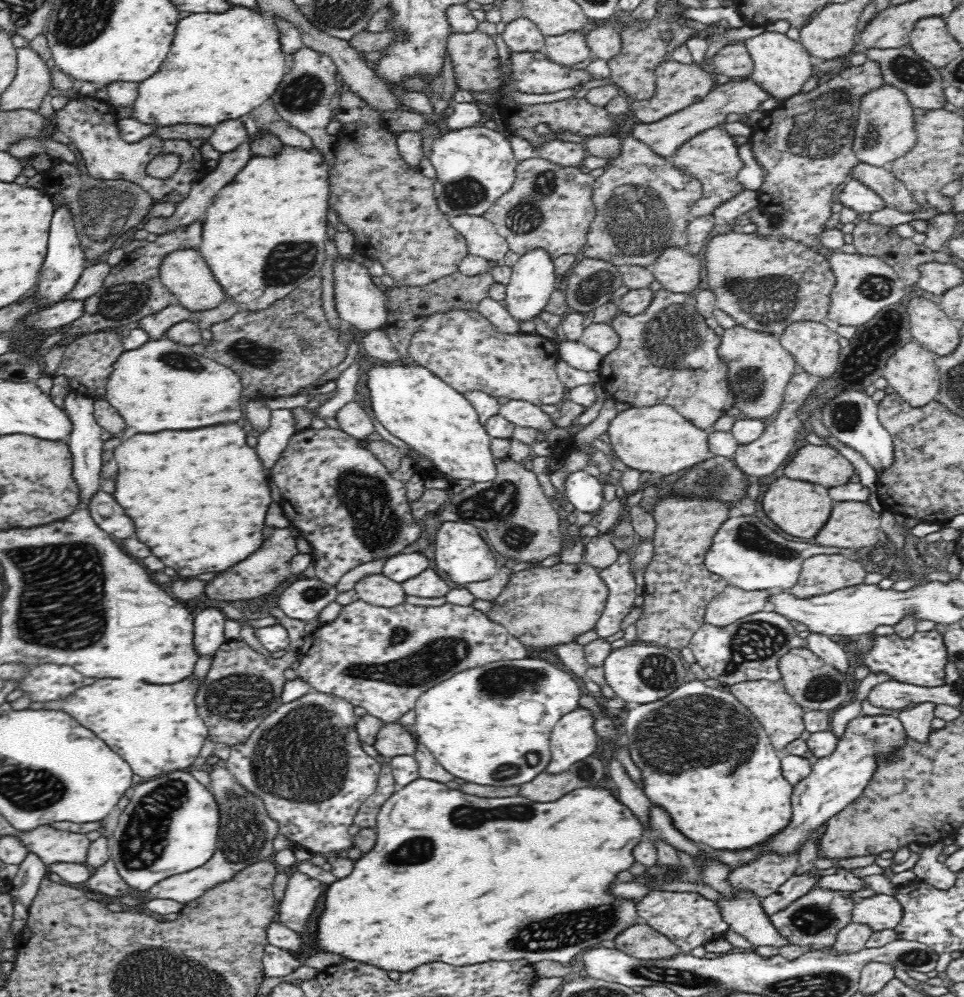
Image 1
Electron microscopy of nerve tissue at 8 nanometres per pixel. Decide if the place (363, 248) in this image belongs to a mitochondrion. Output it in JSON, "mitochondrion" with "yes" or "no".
{"mitochondrion":"no"}

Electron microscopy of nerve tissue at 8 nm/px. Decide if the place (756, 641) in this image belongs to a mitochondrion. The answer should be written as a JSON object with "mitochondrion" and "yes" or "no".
{"mitochondrion":"yes"}

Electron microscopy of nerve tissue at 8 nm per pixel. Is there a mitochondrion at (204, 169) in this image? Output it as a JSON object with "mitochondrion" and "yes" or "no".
{"mitochondrion":"no"}

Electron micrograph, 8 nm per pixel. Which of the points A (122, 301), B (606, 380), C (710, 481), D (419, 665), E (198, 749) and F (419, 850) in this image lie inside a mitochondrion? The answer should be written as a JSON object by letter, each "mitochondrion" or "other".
{"A":"mitochondrion","B":"other","C":"mitochondrion","D":"mitochondrion","E":"other","F":"mitochondrion"}

